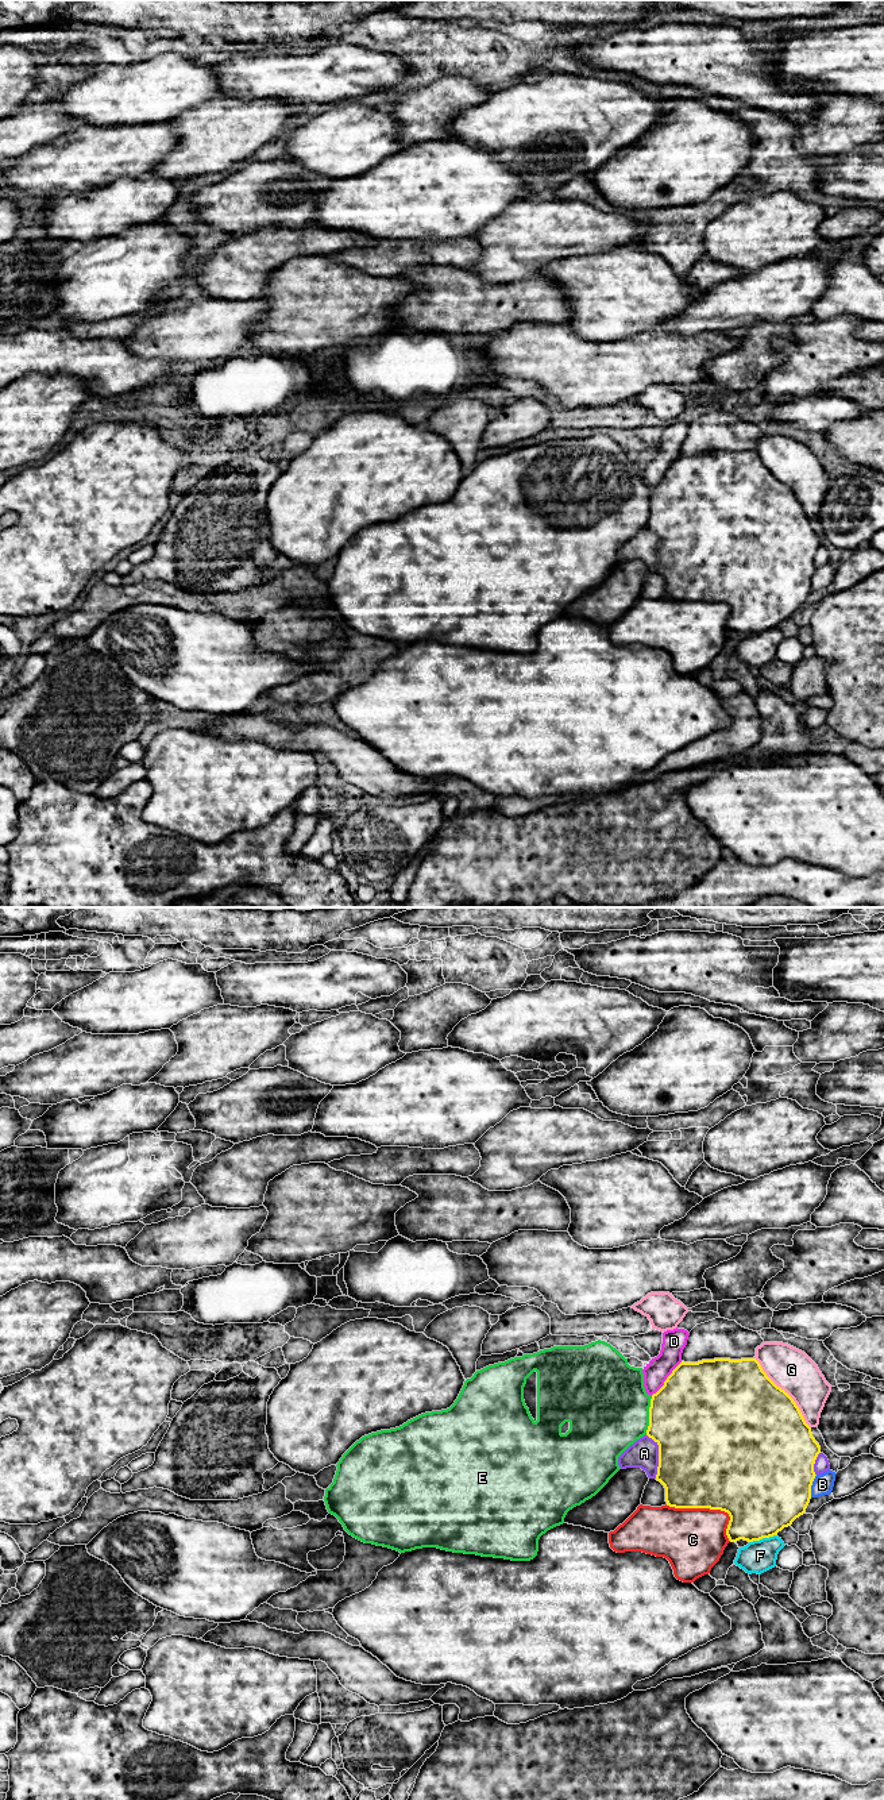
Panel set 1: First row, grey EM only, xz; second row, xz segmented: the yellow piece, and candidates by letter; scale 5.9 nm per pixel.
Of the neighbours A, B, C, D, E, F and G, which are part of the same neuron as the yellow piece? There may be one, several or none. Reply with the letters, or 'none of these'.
none of these

